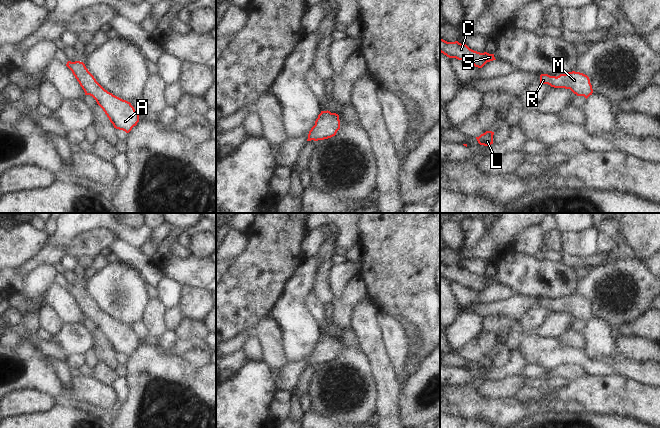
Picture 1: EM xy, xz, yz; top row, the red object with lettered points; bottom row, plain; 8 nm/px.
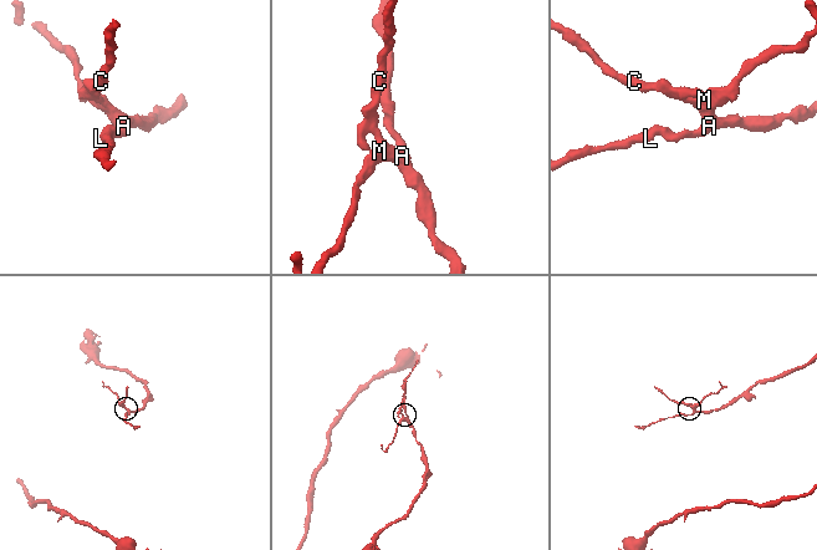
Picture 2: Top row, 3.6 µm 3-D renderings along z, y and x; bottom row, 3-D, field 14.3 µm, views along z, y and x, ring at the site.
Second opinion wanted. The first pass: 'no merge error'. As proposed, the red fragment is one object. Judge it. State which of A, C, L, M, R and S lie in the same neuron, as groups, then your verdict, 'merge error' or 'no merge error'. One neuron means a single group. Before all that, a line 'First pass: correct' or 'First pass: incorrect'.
First pass: correct
groups A C L M R S; no merge error

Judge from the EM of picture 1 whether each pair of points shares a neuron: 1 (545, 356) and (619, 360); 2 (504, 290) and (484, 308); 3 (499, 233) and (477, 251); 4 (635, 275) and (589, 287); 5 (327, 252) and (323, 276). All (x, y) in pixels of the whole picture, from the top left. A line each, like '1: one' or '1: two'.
1: one
2: two
3: one
4: one
5: one

